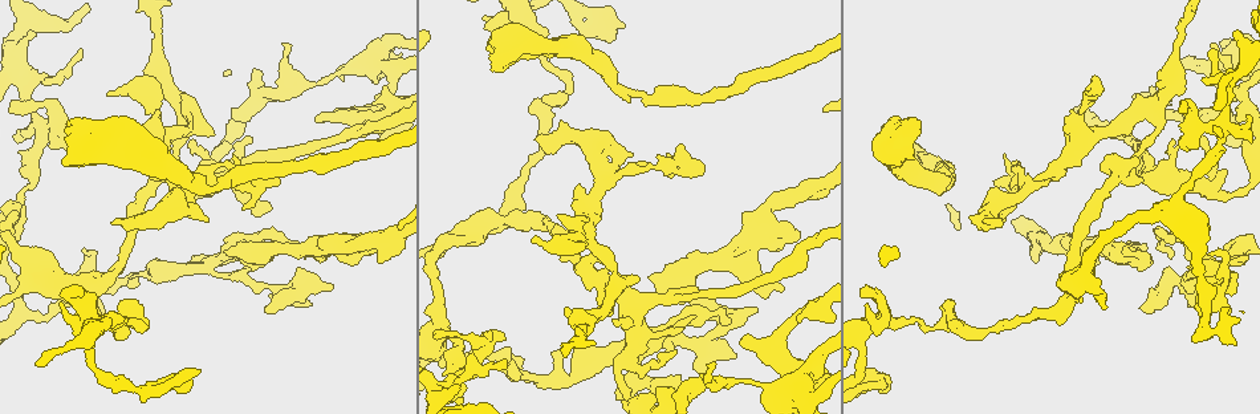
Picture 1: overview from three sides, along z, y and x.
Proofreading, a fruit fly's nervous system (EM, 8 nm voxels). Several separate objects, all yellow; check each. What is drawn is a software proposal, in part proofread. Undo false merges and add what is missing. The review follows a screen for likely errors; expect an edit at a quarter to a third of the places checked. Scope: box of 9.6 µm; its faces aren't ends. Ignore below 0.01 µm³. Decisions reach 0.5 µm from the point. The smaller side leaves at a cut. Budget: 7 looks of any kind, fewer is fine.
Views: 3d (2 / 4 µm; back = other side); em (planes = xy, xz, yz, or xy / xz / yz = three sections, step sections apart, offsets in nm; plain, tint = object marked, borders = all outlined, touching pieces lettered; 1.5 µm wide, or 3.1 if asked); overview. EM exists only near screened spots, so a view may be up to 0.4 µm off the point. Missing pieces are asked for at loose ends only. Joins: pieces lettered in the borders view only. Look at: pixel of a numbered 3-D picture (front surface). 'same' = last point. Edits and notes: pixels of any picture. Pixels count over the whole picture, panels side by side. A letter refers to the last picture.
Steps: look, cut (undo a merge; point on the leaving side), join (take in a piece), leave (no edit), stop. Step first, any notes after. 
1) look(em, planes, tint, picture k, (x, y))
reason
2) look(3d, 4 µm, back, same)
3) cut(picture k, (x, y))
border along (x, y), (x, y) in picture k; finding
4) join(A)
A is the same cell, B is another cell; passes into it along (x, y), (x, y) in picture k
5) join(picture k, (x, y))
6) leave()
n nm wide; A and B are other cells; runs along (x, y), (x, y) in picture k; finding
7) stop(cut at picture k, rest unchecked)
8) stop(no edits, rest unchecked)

look(em, yz, step 4, tint, picture 1, (227, 252))
free end

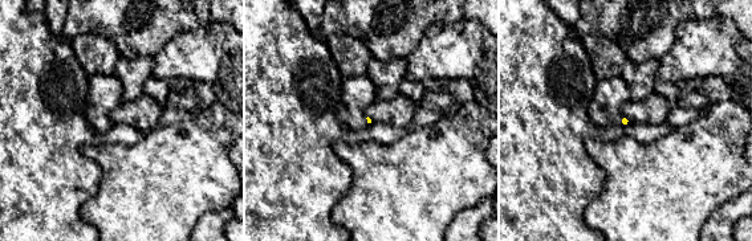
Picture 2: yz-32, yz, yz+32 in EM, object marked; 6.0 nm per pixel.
look(em, planes, borders, same)
cut it another way

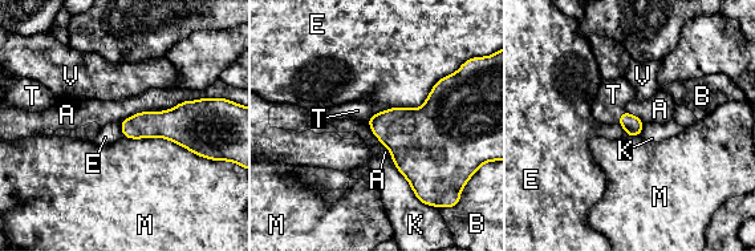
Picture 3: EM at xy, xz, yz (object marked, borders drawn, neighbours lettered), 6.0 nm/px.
join(T)
T is the same cell, A, B, E, K, M and V are other cells; passes into it along (633, 125), (620, 117), (613, 94) in picture 3; the neuron continues

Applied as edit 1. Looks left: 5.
look(em, planes, borders, picture 1, (784, 287))
free end

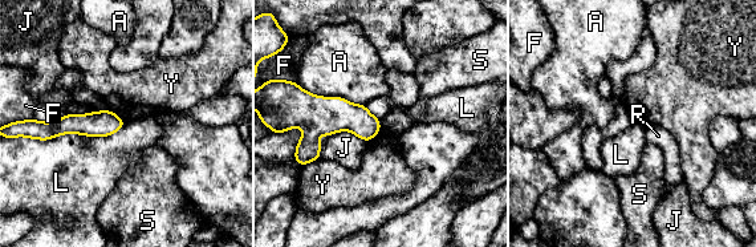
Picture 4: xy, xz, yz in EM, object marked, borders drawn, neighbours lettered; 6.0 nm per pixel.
leave()
160 nm wide; A, F, J, L, R, S and Y are other cells; runs along (120, 122), (66, 124), (47, 129) in picture 4; no lettered piece goes on from it

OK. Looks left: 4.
look(3d, 4 µm, back, picture 1, (245, 207))
free end

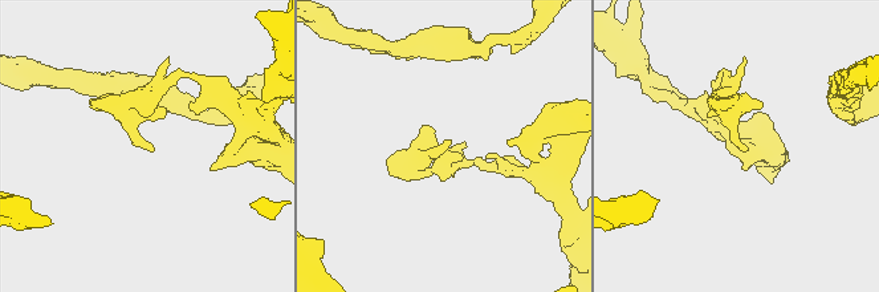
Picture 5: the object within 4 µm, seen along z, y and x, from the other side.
look(em, xy, step 4, borders, picture 5, (746, 147))
now the EM

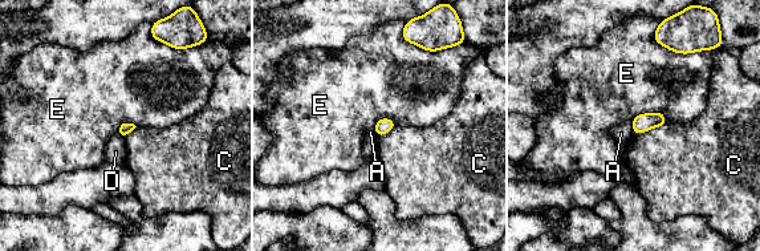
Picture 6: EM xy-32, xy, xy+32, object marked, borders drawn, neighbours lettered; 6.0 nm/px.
leave()
A, C, D and E are other cells; border along (632, 118), (663, 113), (666, 124) in picture 6; none of them fits

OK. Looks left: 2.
stop(join at picture 3, rest unchecked)

